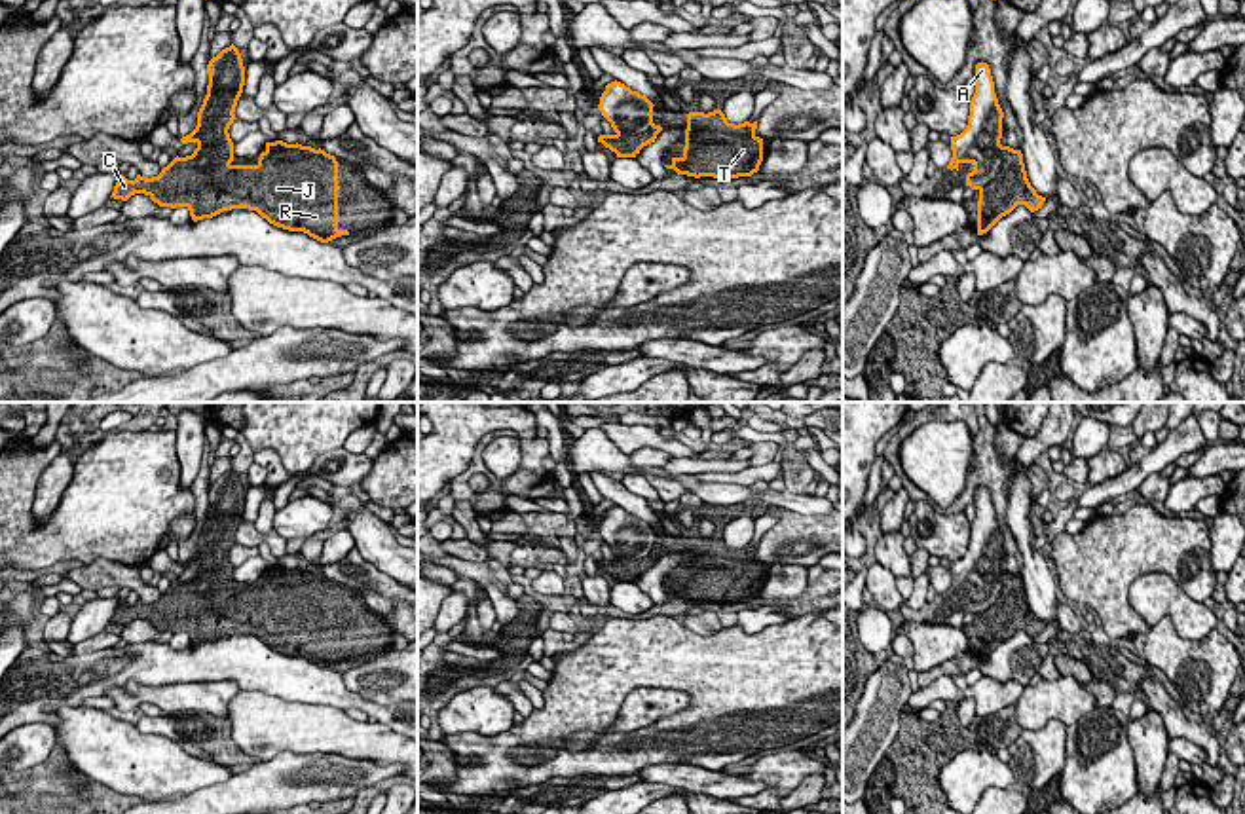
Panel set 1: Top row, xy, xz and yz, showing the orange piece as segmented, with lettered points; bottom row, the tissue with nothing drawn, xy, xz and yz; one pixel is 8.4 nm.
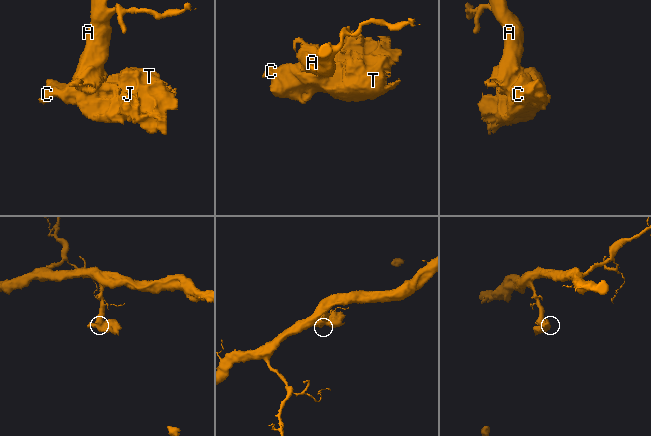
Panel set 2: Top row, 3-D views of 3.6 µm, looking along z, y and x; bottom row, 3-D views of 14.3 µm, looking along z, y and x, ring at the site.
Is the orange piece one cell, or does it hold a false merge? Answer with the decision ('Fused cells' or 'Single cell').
Fused cells

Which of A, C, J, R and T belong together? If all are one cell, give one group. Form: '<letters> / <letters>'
A / C J R T

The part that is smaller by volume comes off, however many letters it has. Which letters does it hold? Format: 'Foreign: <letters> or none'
Foreign: C, J, R, T

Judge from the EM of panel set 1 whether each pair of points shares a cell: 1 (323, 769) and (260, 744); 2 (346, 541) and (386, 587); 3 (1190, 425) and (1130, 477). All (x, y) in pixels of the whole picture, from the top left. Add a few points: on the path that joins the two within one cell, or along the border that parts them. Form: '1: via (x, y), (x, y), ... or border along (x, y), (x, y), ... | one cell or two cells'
1: border along (325, 752), (278, 752), (262, 761) | two cells
2: border along (355, 547), (342, 558), (321, 564) | two cells
3: via (1177, 441), (1145, 467) | one cell

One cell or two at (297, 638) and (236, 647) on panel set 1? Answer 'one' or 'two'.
two

